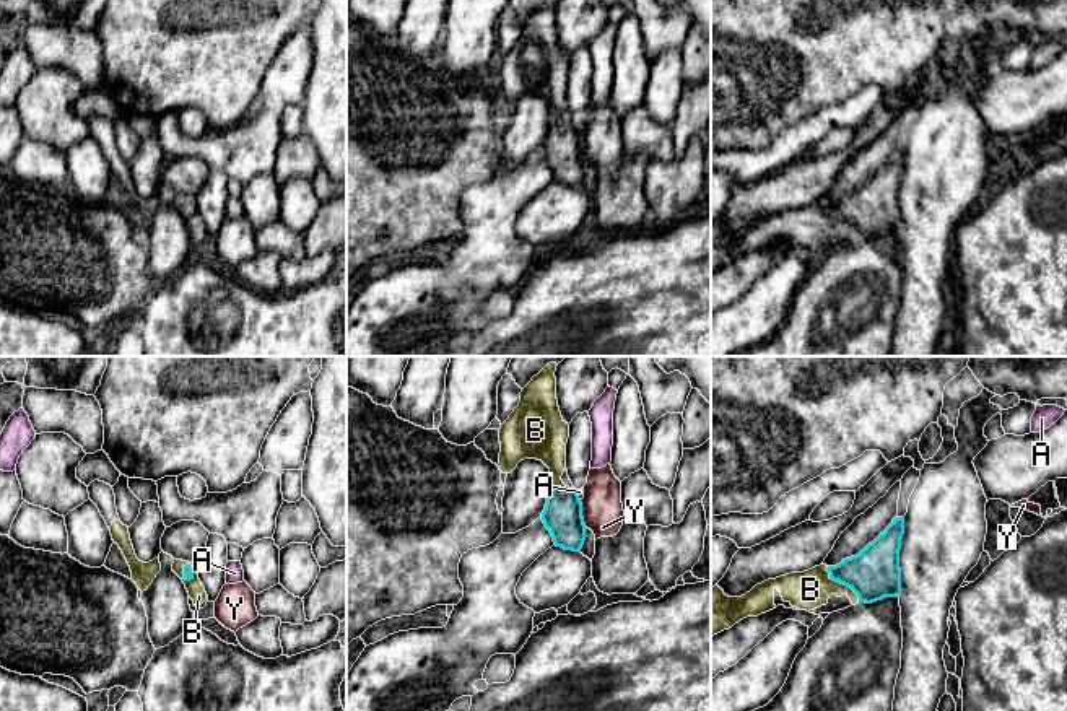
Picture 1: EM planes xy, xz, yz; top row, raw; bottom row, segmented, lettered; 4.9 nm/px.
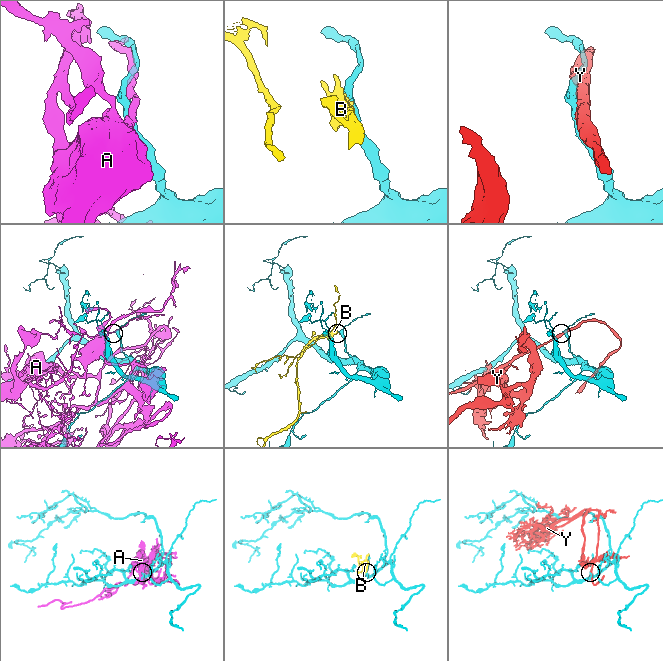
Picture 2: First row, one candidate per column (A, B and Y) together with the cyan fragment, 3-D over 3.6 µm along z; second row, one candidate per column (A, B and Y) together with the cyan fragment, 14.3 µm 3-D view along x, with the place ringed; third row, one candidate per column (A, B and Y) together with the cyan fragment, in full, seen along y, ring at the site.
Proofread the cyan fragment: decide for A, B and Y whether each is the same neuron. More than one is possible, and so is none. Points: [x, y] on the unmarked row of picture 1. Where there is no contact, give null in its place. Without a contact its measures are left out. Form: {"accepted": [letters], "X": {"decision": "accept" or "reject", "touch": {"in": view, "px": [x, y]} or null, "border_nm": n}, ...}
{"accepted": ["B"], "A": {"decision": "reject", "touch": {"in": "xz", "px": [578, 130]}, "border_nm": 60}, "B": {"decision": "accept", "touch": {"in": "yz", "px": [841, 218]}, "border_nm": 240}, "Y": {"decision": "reject", "touch": {"in": "xz", "px": [581, 148]}, "border_nm": 140}}

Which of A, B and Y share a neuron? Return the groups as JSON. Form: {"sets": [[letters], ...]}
{"sets": [["A"], ["B"], ["Y"]]}

